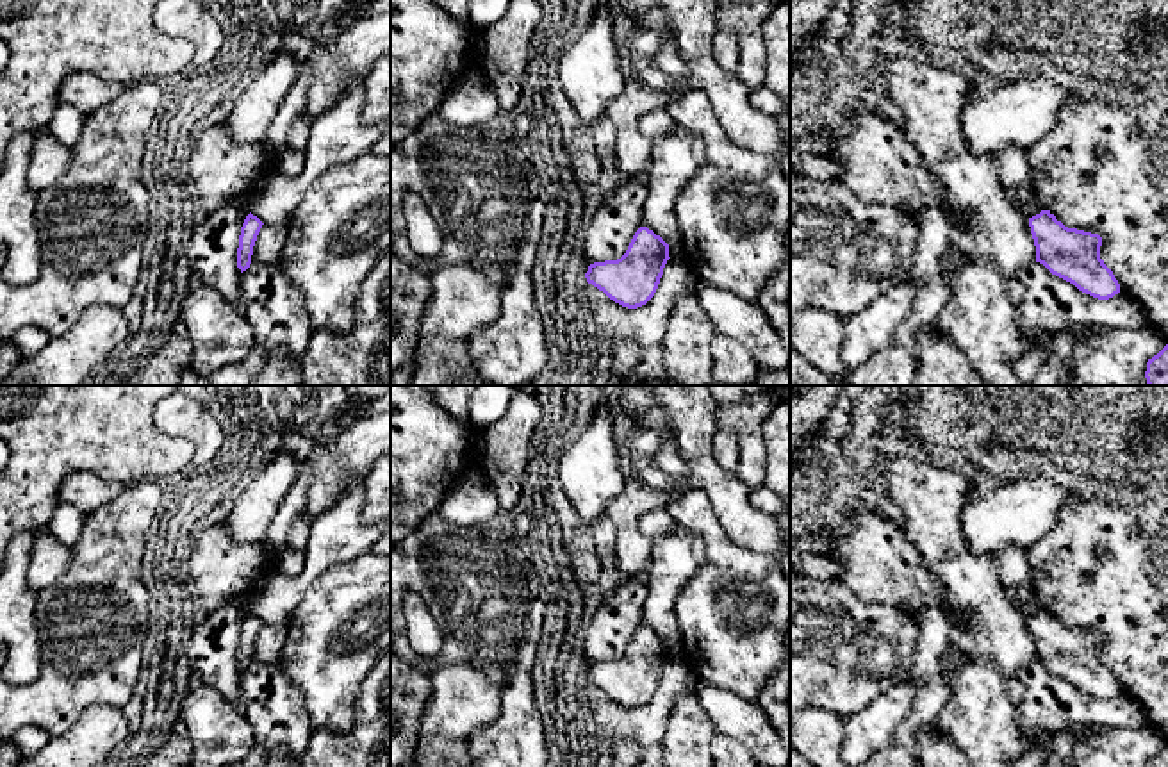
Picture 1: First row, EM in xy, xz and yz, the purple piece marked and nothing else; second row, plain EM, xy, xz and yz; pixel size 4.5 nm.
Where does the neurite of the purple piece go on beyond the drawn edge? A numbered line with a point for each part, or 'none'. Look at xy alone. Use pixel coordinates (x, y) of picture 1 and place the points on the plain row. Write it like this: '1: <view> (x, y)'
none

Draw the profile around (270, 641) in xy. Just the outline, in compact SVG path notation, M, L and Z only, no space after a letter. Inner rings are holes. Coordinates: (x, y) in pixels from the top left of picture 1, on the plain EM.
M264 623L253 646L251 662L260 664L278 662L285 642L285 635L287 635L285 626Z

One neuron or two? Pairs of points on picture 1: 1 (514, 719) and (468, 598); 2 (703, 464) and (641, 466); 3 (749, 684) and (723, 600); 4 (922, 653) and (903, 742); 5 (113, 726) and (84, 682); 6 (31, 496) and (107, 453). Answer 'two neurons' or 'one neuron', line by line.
1: one neuron
2: one neuron
3: one neuron
4: one neuron
5: two neurons
6: one neuron

